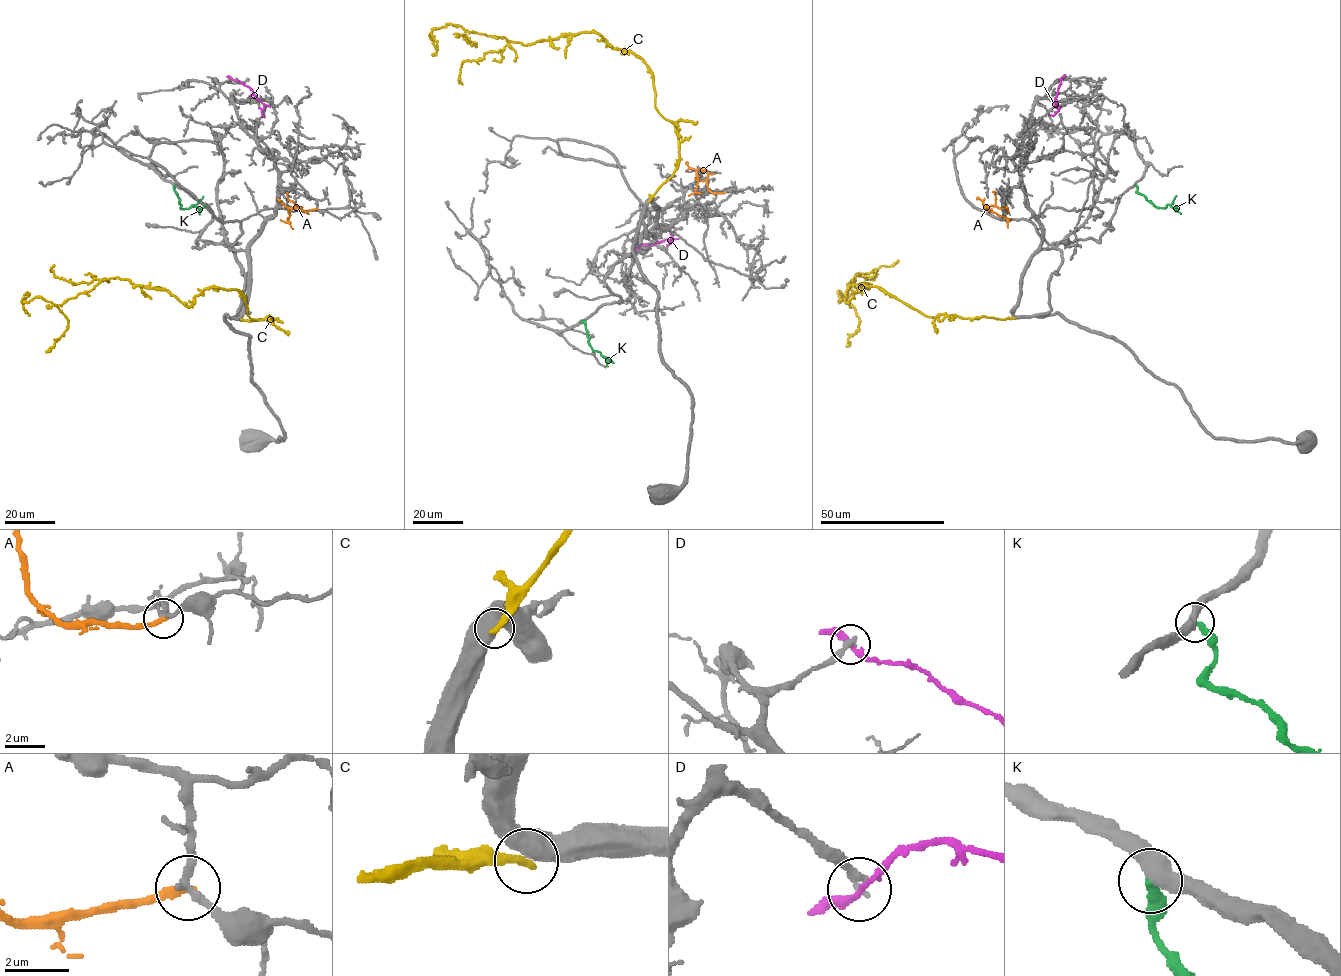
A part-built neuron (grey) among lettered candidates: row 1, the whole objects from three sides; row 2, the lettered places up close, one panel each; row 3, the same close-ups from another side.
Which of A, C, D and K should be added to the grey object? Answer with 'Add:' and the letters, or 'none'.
Add: none

